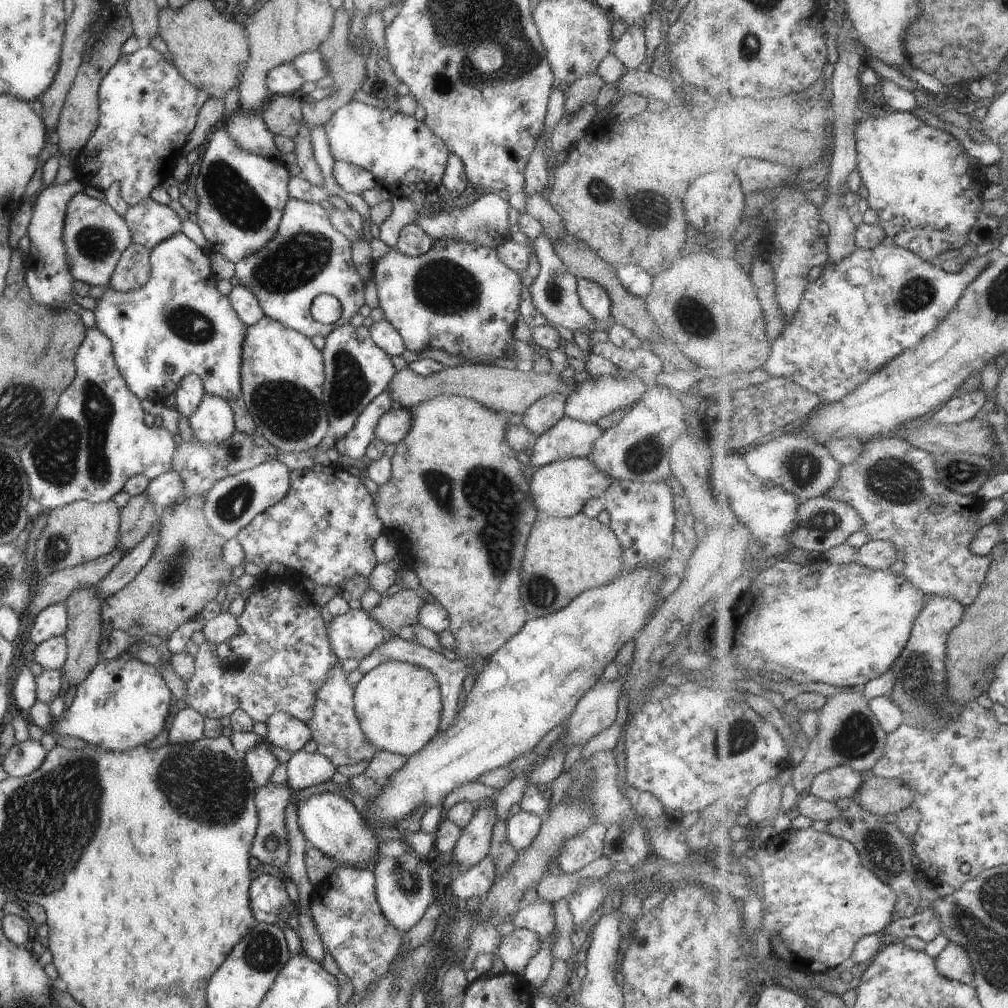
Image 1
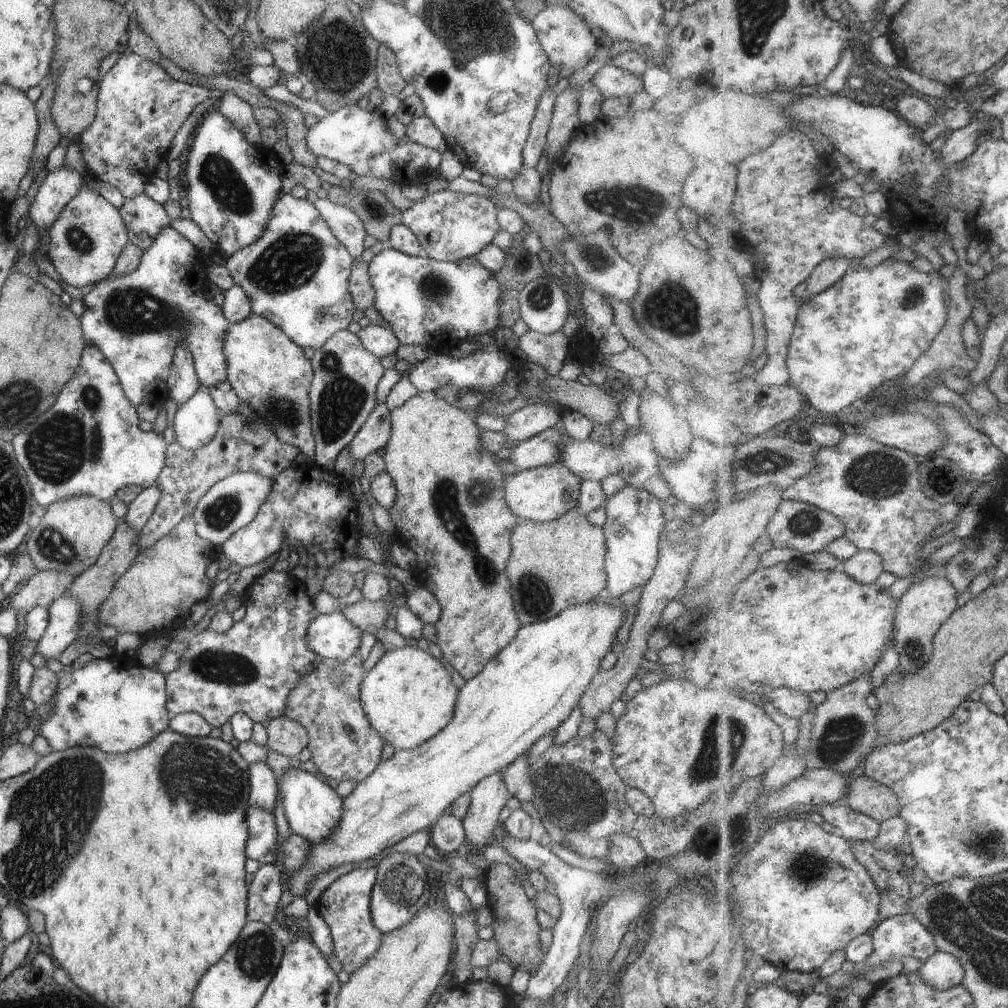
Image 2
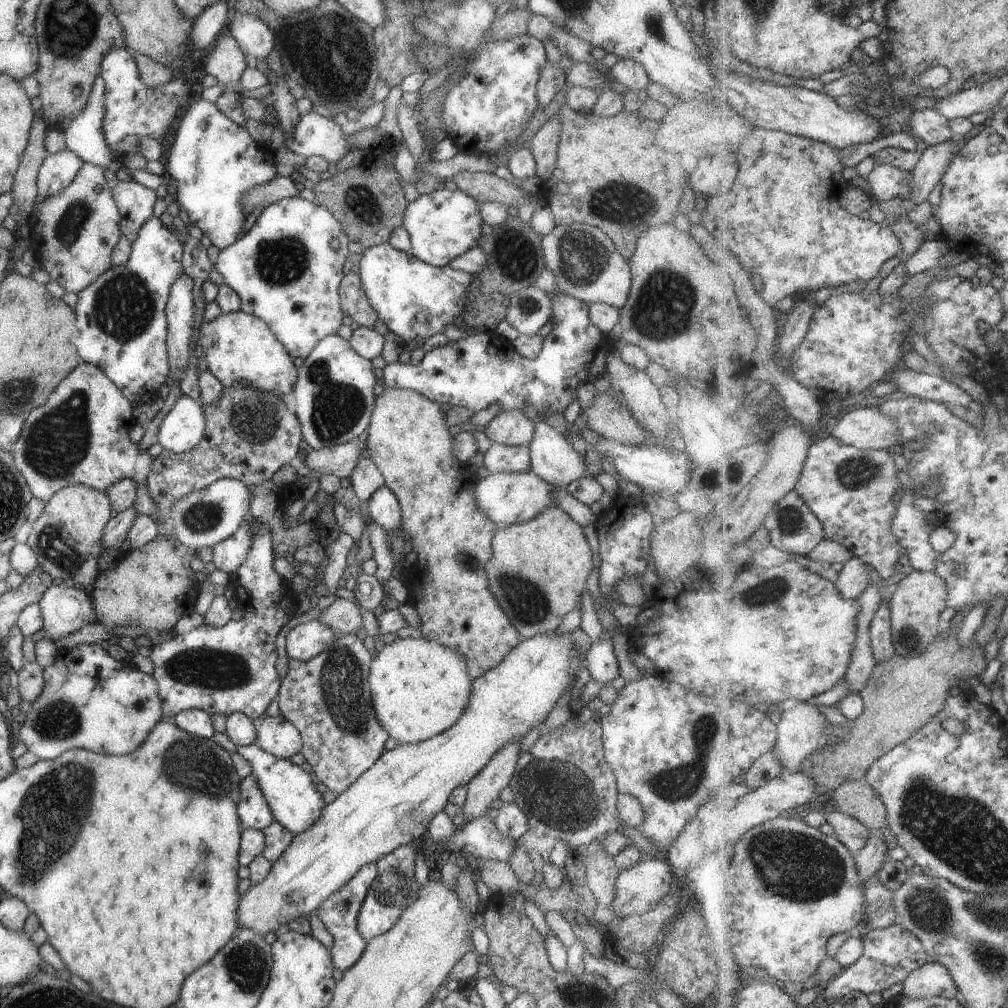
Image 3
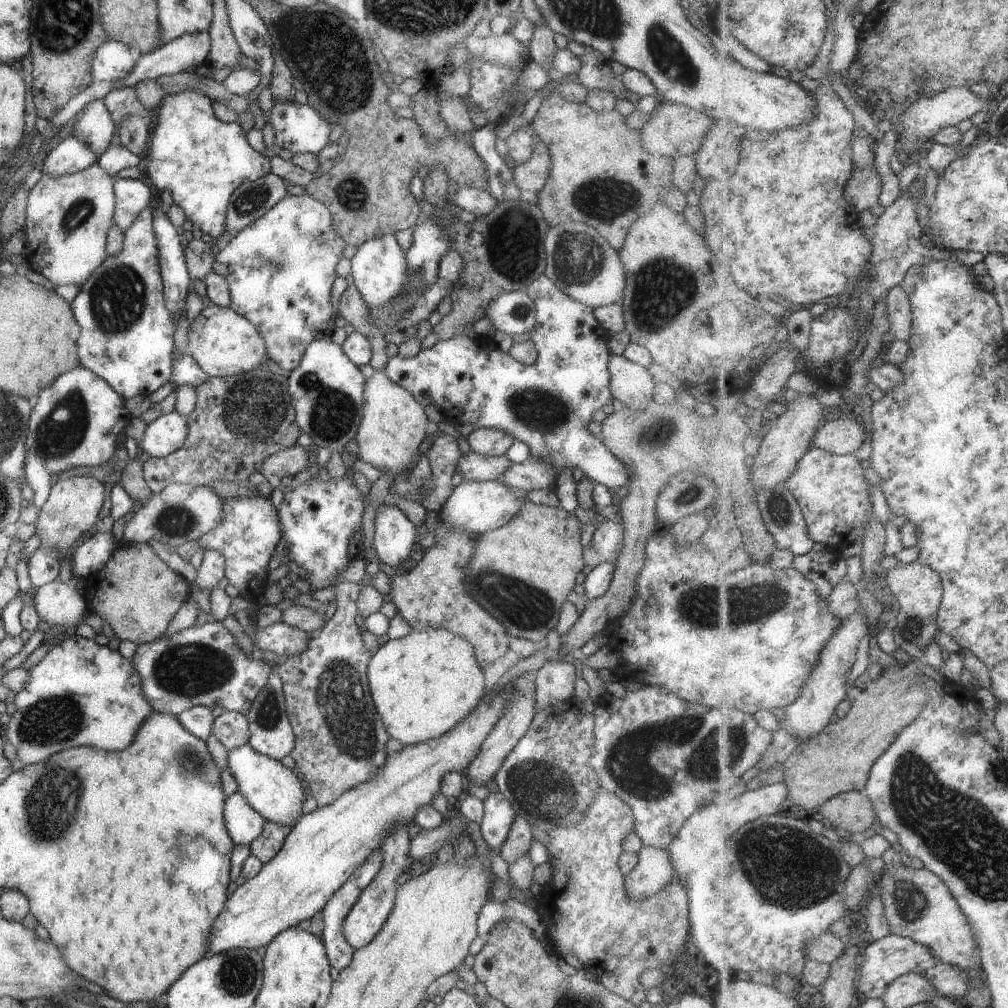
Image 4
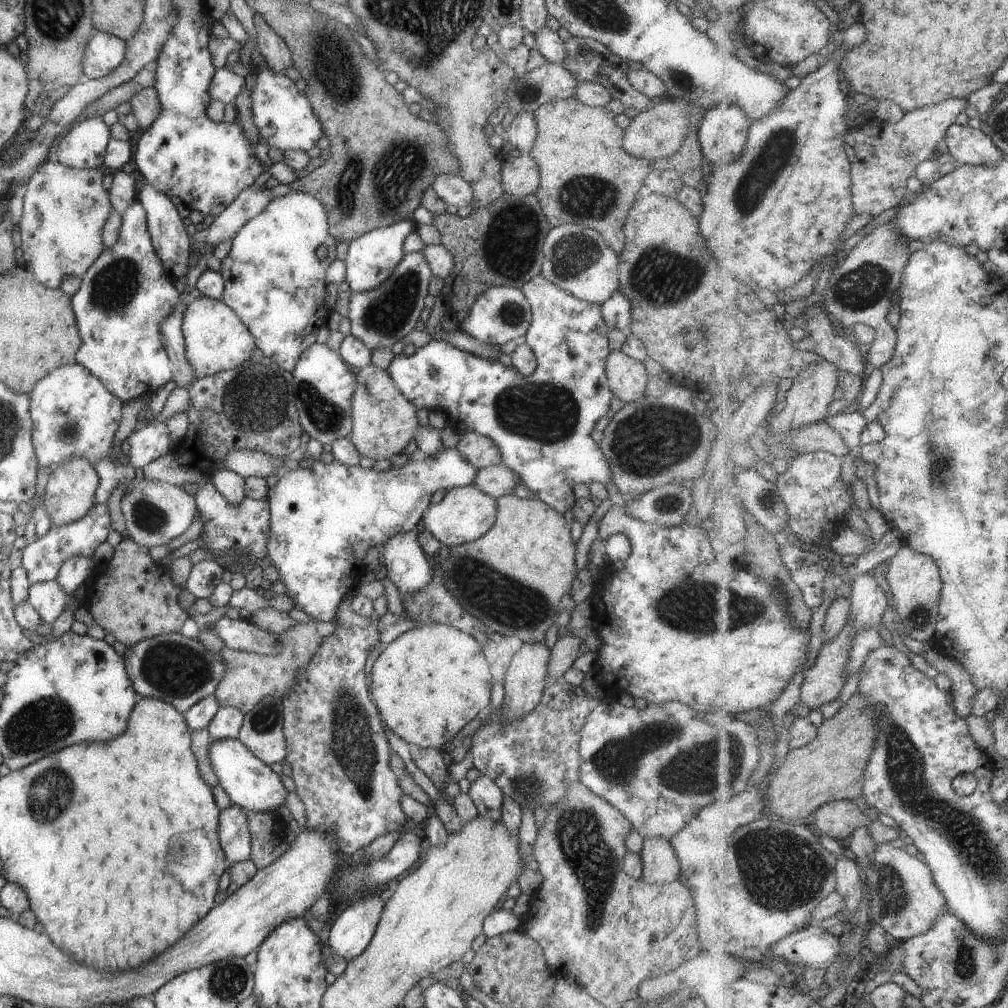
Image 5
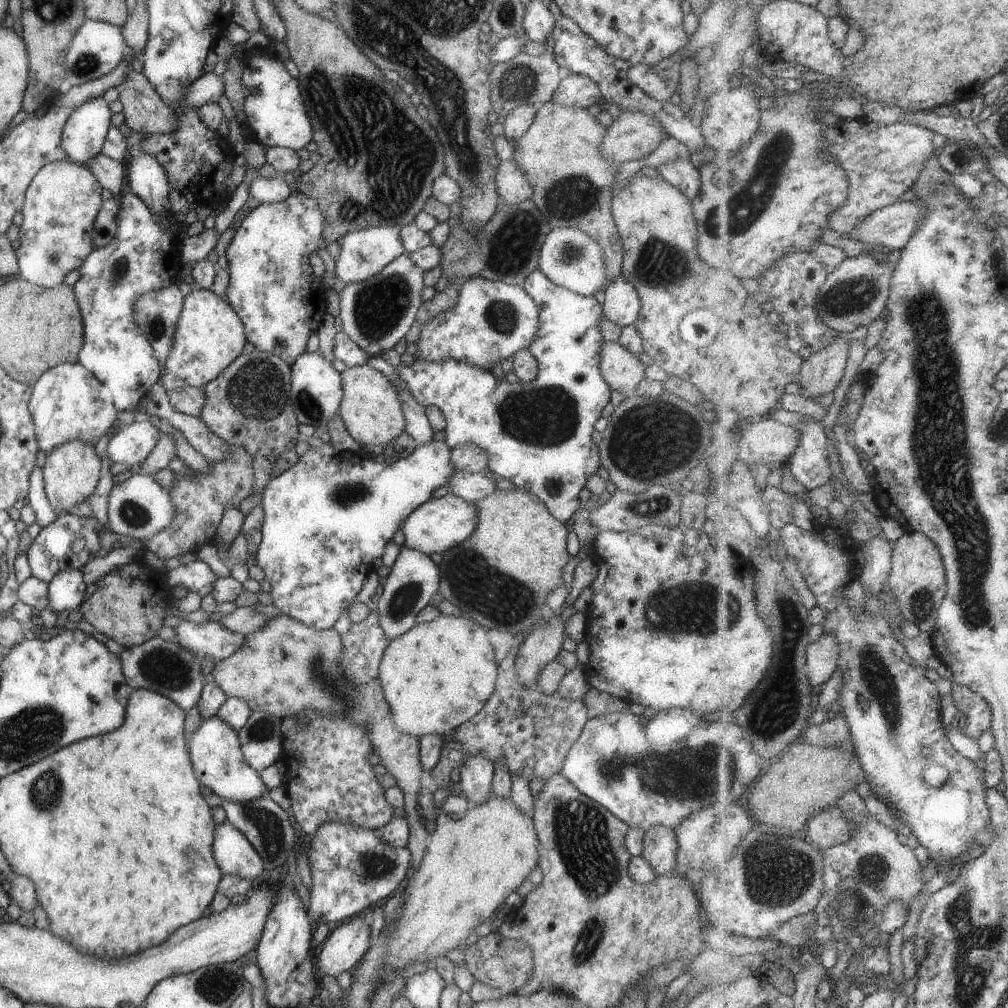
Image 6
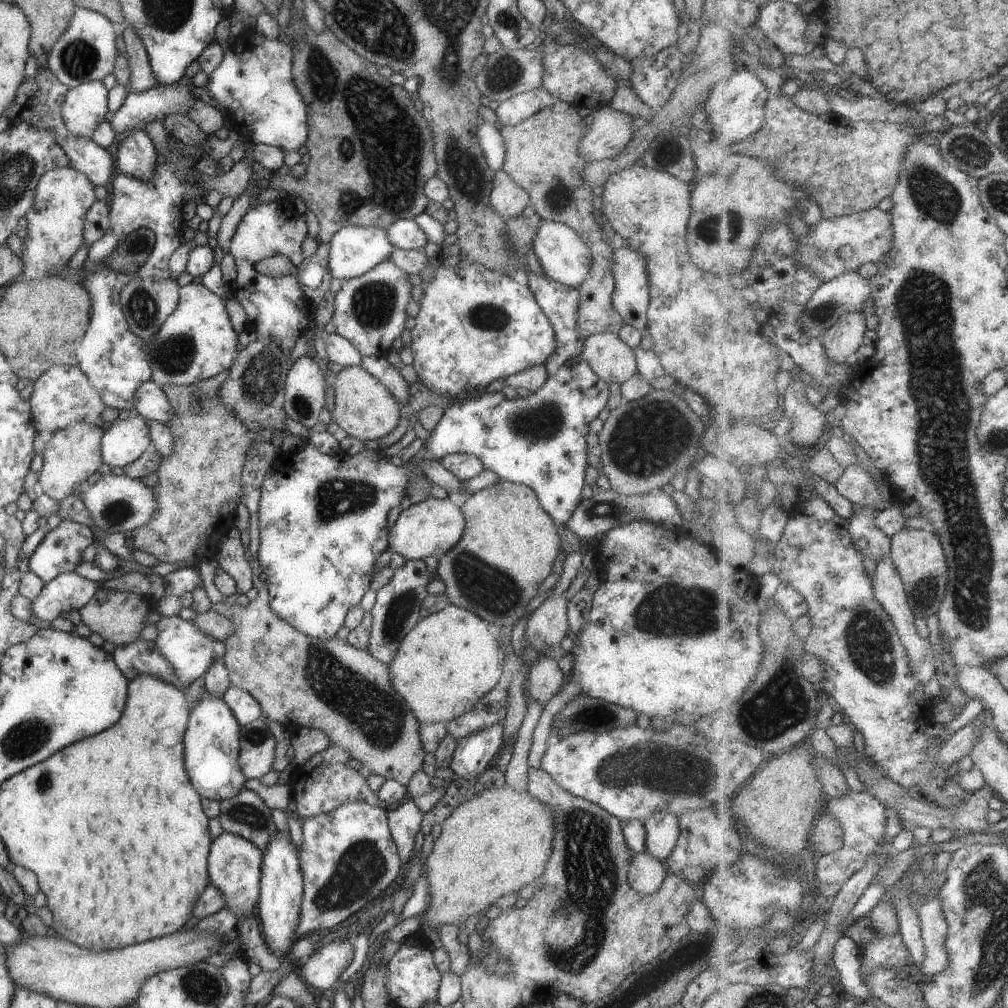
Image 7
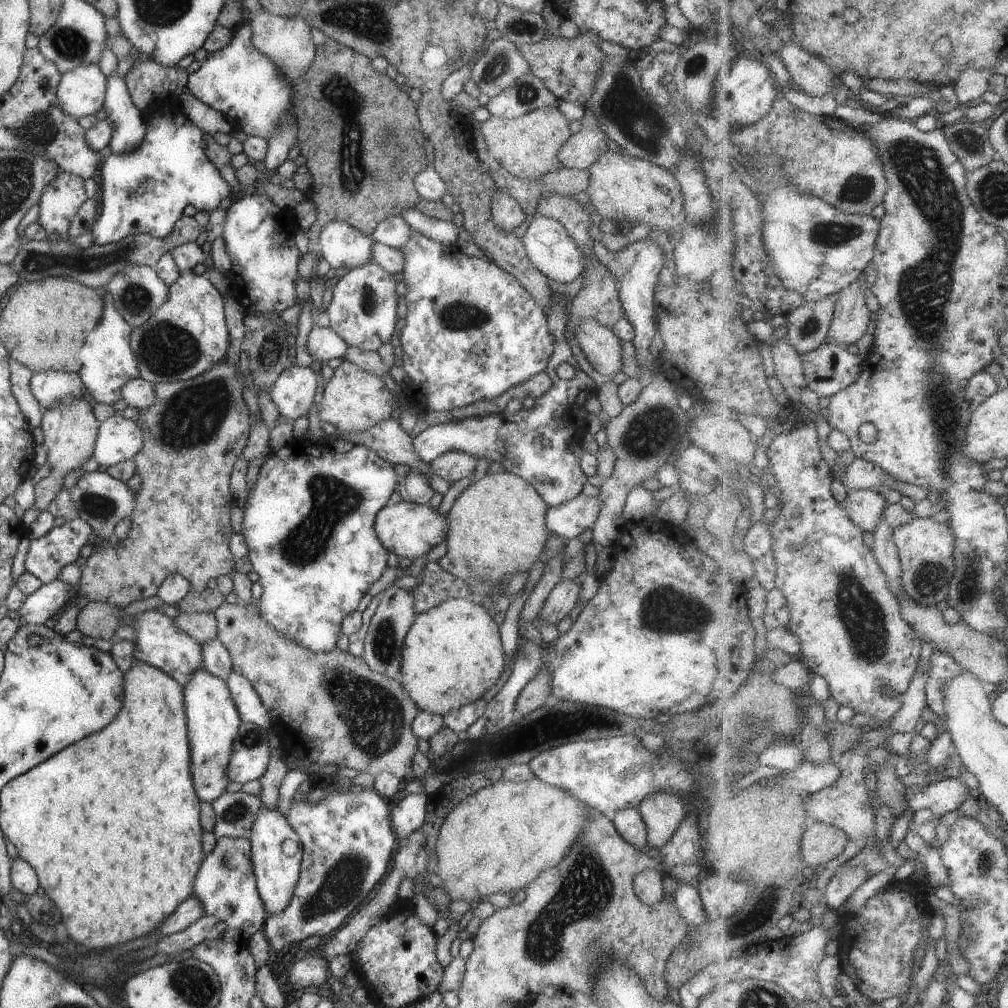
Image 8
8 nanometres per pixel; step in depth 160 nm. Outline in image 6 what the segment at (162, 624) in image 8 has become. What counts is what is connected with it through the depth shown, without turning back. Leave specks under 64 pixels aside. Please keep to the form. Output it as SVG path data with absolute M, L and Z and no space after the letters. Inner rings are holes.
M184 621L175 627L173 642L199 656L209 656L213 662L233 654L244 641L244 636L227 630L219 621L194 623Z

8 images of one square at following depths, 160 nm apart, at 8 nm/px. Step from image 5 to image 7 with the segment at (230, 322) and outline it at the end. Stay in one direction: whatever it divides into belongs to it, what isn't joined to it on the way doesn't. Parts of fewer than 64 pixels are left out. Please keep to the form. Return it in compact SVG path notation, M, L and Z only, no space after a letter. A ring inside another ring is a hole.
M187 284L178 288L177 306L145 343L151 381L161 388L168 385L194 384L199 380L220 376L231 367L237 350L237 335L233 332L224 302L202 284Z

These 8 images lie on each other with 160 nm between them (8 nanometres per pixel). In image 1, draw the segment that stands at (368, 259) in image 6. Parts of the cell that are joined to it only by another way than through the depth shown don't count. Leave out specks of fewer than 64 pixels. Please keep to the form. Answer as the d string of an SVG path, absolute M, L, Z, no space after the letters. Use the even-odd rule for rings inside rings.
M437 239L423 254L410 257L392 248L373 263L372 279L376 286L378 307L384 318L398 330L407 350L414 353L428 348L444 350L447 354L465 358L466 364L486 364L514 352L511 331L519 316L522 276L508 267L495 249L457 239Z

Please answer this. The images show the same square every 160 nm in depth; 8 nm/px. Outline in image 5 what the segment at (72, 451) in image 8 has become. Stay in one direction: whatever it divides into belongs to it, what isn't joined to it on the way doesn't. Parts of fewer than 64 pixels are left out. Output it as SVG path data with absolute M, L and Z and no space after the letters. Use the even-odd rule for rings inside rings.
M71 457L55 464L48 475L41 498L50 524L58 527L79 520L94 505L94 494L101 481L87 459Z

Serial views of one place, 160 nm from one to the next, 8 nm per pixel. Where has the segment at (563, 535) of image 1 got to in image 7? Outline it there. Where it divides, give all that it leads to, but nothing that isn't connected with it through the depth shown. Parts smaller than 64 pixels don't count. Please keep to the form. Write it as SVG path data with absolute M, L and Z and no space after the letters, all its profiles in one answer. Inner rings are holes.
M502 479L495 482L495 484L491 484L475 492L475 494L470 494L469 498L461 504L459 510L461 510L461 516L463 516L463 520L465 520L465 528L461 534L461 538L457 540L457 543L439 558L435 576L445 585L444 594L447 596L447 600L449 600L450 604L469 610L469 612L479 616L479 618L485 620L490 625L511 628L524 614L526 606L529 604L529 601L532 600L533 596L535 596L535 592L537 592L537 588L542 584L542 581L550 575L554 559L559 550L559 536L557 534L556 524L543 511L543 508L541 508L536 498L536 494L533 493L531 488L525 487L523 484L508 482Z

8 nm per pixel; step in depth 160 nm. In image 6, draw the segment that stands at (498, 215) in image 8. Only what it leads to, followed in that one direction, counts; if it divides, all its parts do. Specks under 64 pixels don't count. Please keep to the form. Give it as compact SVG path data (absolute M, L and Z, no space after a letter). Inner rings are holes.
M513 159L500 161L494 181L498 198L511 205L529 199L532 195L532 186Z

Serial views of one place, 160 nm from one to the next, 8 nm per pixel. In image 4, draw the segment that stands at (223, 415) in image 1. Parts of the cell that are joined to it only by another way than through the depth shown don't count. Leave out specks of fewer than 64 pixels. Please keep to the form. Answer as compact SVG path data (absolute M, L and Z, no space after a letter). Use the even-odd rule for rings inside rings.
M173 409L152 420L143 433L139 444L141 450L150 457L164 457L170 452L176 452L188 433L187 417Z

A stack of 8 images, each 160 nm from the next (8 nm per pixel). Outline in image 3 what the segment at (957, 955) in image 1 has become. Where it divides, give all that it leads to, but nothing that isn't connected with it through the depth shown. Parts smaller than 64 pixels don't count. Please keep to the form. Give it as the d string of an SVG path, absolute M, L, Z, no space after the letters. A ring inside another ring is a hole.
M933 960L909 974L900 994L912 999L927 997L961 999L961 992L952 972L944 964Z

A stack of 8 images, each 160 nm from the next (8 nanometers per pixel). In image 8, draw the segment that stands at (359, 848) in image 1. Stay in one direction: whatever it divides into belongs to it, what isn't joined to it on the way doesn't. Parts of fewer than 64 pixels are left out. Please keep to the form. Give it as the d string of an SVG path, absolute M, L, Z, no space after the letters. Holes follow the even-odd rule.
M197 669L182 688L189 741L189 772L193 778L195 794L200 802L211 802L221 793L230 780L226 775L227 763L232 751L233 738L242 723L236 711L226 681L213 676L205 669Z

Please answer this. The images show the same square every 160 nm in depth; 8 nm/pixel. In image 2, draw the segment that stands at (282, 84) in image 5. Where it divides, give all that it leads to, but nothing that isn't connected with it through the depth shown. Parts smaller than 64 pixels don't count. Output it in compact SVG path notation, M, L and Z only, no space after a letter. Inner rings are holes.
M348 104L327 113L311 128L306 129L306 147L315 157L325 157L347 165L354 176L365 175L391 180L395 168L407 164L408 182L415 183L419 176L433 172L438 167L442 154L438 150L412 142L405 135L401 138L387 129L386 120L376 110L361 109Z

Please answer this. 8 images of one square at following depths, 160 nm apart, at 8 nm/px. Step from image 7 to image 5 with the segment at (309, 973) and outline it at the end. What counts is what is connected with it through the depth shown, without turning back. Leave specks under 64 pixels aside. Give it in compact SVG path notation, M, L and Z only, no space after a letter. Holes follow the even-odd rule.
M376 891L342 910L329 929L326 943L330 951L346 962L361 954L373 936L383 905Z

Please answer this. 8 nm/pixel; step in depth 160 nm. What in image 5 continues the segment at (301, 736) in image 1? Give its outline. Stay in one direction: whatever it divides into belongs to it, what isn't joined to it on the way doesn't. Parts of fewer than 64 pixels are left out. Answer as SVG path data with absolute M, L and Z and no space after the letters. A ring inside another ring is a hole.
M263 696L244 713L238 730L238 739L266 765L283 761L286 753L281 711L279 699Z

